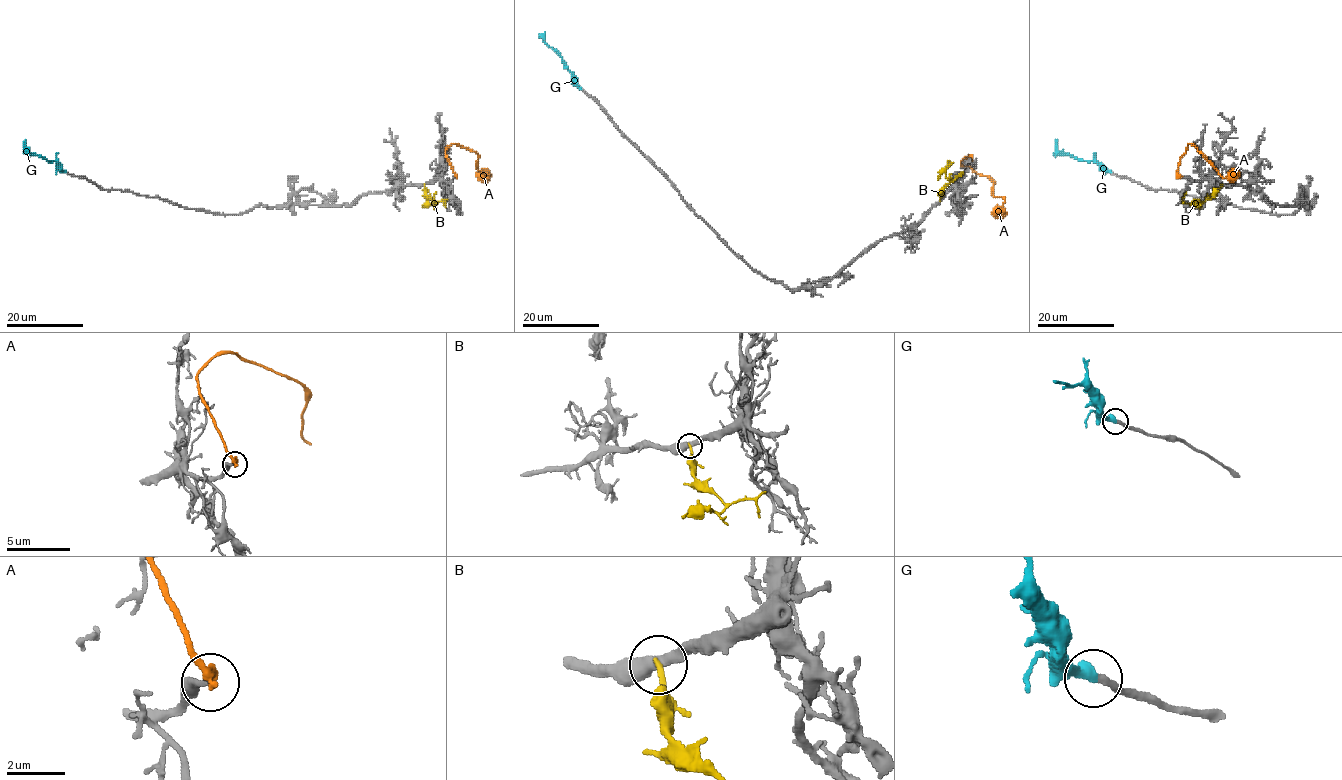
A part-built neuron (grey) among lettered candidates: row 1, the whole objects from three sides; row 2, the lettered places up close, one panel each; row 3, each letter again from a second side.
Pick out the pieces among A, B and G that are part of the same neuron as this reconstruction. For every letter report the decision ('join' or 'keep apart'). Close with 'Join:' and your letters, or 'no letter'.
A: keep apart
B: keep apart
G: join
Join: G

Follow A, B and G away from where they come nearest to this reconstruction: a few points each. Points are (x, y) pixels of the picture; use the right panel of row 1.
A: (1180, 176), (1177, 166), (1188, 144), (1192, 144), (1220, 176), (1229, 178), (1239, 172)
B: (1221, 184), (1200, 204), (1184, 202), (1182, 198), (1186, 192)
G: (1109, 172), (1096, 162), (1061, 153), (1057, 149), (1056, 139)

